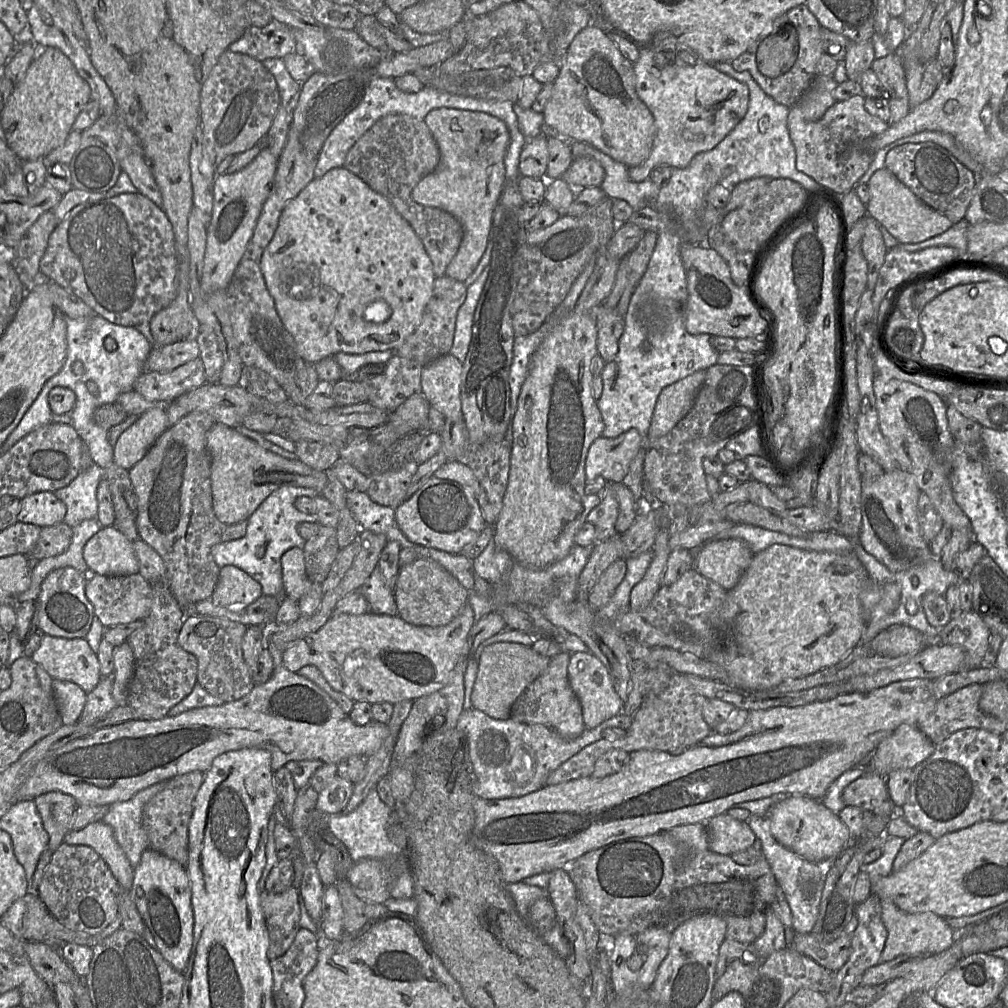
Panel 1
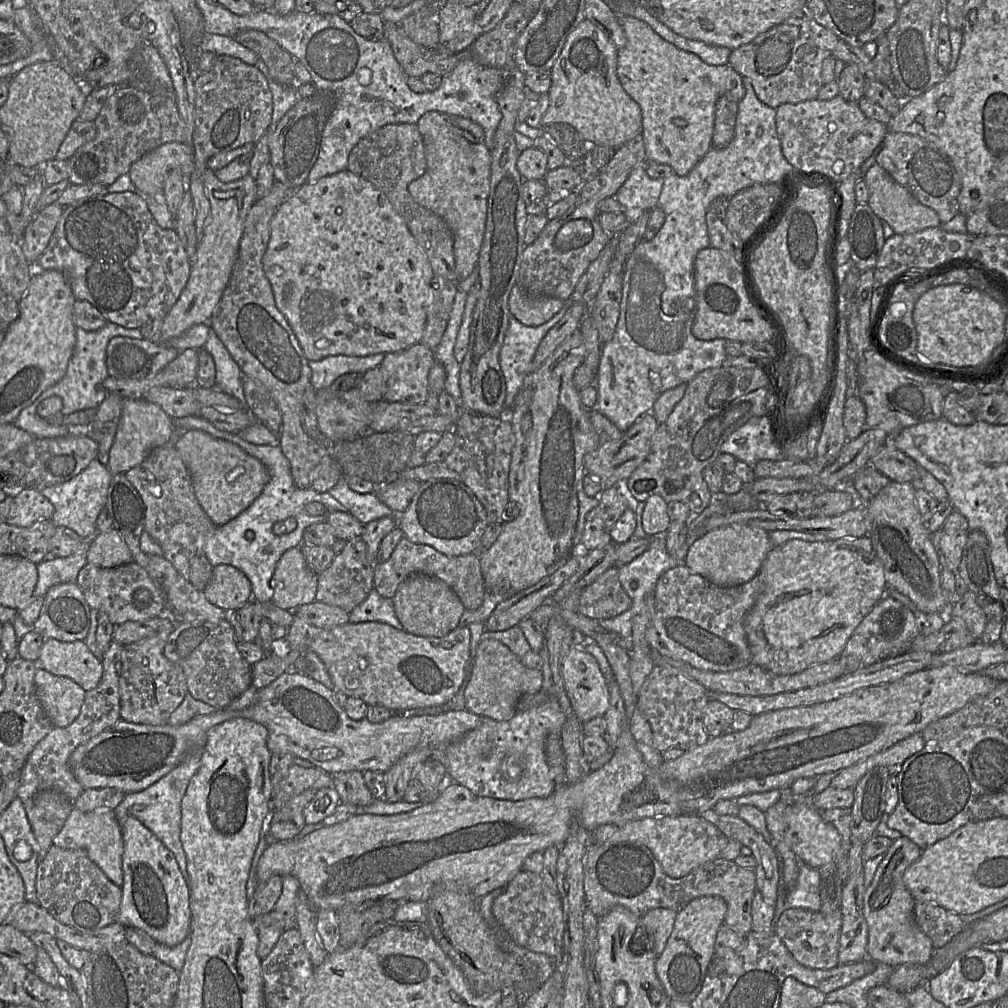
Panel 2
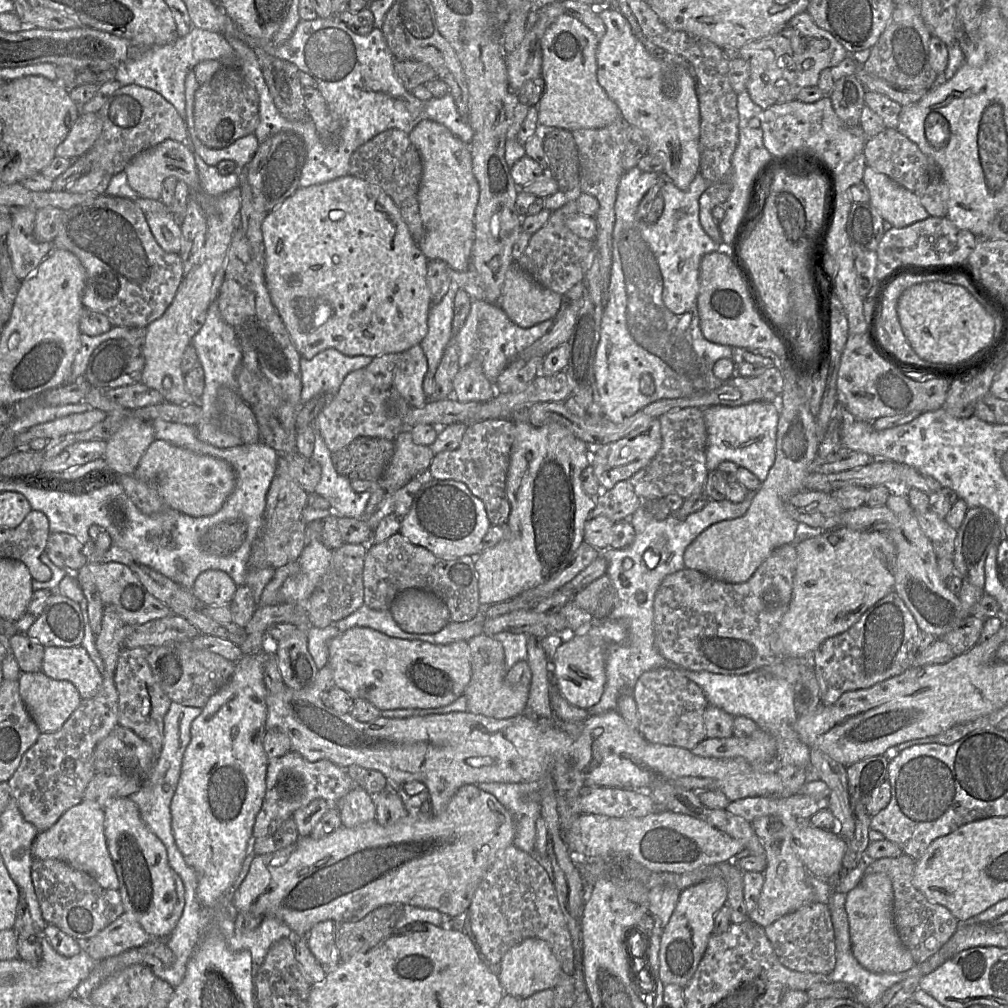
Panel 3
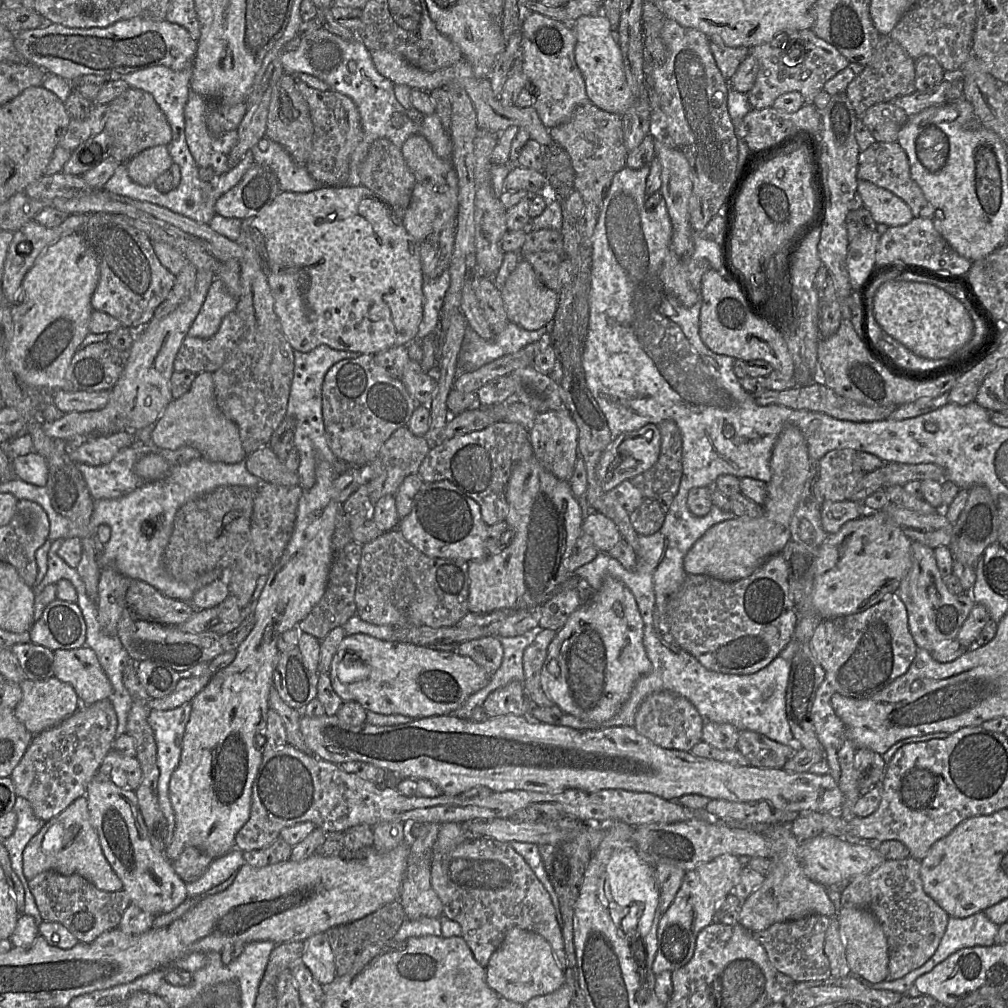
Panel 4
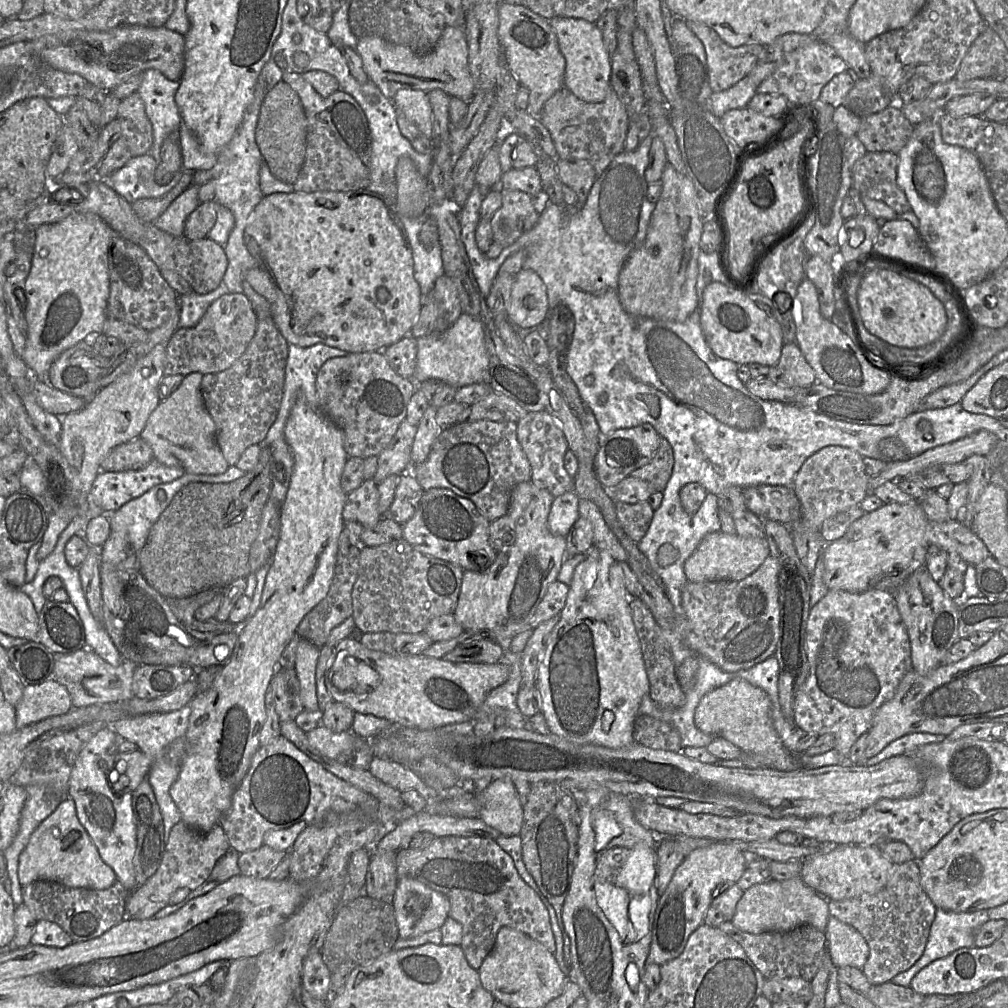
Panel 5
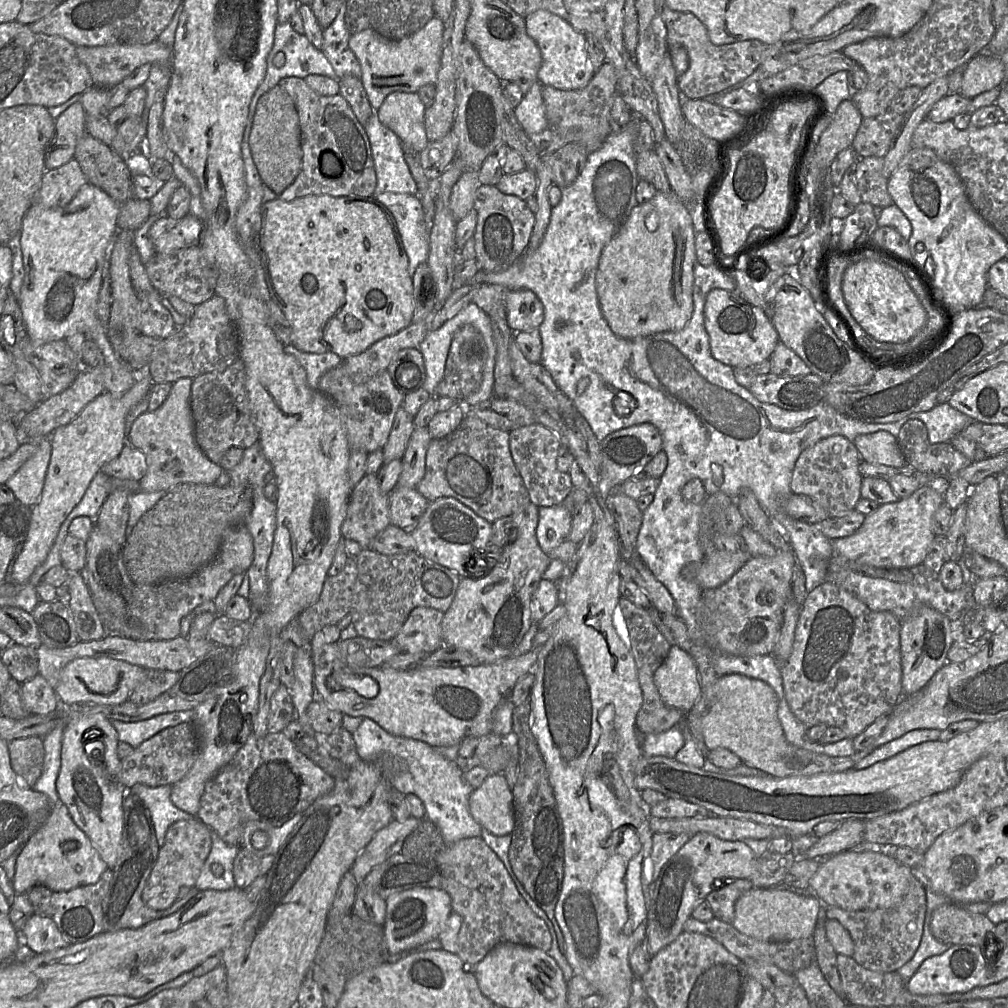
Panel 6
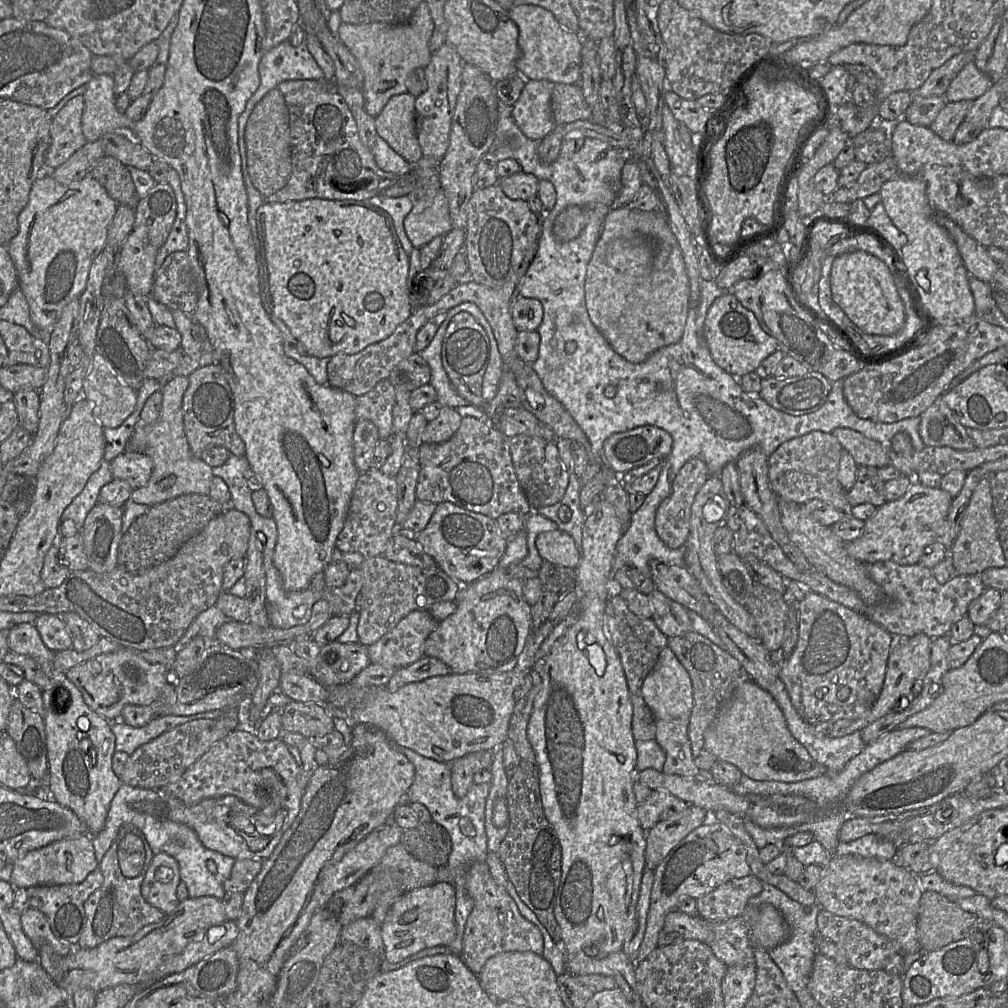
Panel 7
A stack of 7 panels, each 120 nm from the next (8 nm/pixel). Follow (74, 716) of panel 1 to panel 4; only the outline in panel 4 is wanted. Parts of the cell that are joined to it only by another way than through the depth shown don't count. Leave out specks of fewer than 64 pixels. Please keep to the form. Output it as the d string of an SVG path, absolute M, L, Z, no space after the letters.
M55 676L44 681L24 678L20 687L22 697L14 714L33 735L55 726L80 706L74 688Z

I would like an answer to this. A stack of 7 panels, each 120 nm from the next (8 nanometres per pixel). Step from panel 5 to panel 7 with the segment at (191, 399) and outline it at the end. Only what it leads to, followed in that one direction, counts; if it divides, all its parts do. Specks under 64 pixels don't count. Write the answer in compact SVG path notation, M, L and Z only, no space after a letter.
M175 376L163 383L160 416L154 424L145 425L147 434L145 454L153 461L153 471L145 486L132 491L130 500L133 502L151 507L180 495L194 493L207 495L210 492L210 483L214 476L212 467L192 453L184 430L182 402L188 386L189 378L186 376Z

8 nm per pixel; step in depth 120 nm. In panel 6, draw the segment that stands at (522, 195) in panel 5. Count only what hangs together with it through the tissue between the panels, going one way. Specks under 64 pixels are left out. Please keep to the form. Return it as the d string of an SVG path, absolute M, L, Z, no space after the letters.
M481 185L476 190L473 209L477 212L473 240L479 271L506 270L525 252L535 224L535 214L525 200L502 193L496 185Z

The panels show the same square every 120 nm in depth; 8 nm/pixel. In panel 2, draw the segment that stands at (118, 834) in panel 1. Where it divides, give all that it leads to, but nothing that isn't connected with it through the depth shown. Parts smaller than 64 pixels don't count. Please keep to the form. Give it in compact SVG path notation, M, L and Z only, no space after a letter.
M192 750L191 753L168 774L140 792L126 794L121 803L113 809L119 822L129 816L135 817L174 854L188 887L189 876L186 869L186 855L180 840L181 801L191 778L197 772L199 766L200 750Z

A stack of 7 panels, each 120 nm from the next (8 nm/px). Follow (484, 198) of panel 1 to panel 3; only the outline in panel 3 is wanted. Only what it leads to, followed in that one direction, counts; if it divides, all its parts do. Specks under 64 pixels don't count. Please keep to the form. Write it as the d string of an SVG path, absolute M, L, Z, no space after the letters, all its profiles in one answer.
M427 119L420 121L408 135L420 154L423 167L417 200L425 236L418 247L428 260L442 260L451 269L465 272L471 269L474 214L479 199L469 144L444 125Z

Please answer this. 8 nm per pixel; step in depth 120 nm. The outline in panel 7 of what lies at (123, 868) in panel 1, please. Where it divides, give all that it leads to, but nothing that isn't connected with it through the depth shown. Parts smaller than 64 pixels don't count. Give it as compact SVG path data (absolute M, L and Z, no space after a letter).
M84 834L53 842L47 846L28 852L13 863L10 883L14 888L28 889L39 885L79 884L98 868L91 835Z

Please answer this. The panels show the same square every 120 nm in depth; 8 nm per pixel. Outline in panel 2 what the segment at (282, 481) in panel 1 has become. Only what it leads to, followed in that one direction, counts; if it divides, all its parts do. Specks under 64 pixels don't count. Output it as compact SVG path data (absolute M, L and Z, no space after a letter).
M190 430L175 438L175 447L186 464L197 500L217 526L224 525L247 509L269 482L267 467L240 446L215 438L201 430Z

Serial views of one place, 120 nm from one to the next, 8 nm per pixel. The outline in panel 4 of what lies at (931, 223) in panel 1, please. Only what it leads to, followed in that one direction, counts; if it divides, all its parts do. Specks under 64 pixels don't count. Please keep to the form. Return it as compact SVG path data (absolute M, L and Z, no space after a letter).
M858 180L856 193L861 196L863 207L870 211L877 224L902 226L914 218L911 209L901 198L871 182Z

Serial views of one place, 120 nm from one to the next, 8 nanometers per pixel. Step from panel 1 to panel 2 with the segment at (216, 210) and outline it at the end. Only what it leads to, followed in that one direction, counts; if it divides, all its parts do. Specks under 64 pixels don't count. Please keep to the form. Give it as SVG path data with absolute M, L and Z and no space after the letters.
M209 167L202 177L205 194L210 202L210 213L204 232L197 246L197 254L191 264L189 279L178 300L163 318L158 341L165 343L180 336L194 325L209 323L232 273L238 256L244 222L258 200L255 179L246 174L243 178L224 183Z

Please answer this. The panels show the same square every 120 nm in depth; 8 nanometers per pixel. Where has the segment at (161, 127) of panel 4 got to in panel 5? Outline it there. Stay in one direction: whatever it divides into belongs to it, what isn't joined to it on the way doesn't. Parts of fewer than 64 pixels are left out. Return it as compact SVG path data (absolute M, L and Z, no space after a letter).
M138 93L121 100L116 117L121 125L121 137L132 157L149 153L153 144L152 124Z

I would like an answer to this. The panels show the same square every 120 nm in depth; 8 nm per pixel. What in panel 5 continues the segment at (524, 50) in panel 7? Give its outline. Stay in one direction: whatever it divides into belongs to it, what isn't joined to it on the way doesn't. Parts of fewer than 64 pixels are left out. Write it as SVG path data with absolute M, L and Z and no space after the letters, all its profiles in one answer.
M561 16L548 20L556 33L559 49L565 58L564 87L585 102L604 101L611 89L611 55L604 46L600 30L595 23L584 19Z

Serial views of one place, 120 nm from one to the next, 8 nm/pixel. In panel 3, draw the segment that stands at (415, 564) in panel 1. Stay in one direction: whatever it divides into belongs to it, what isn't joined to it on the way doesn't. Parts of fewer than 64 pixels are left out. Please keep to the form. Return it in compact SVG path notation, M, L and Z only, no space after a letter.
M416 588L400 592L390 612L397 625L408 633L433 634L450 622L446 604L435 594Z

